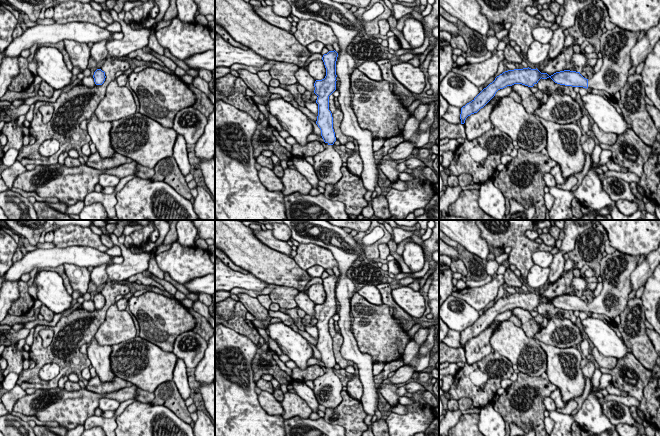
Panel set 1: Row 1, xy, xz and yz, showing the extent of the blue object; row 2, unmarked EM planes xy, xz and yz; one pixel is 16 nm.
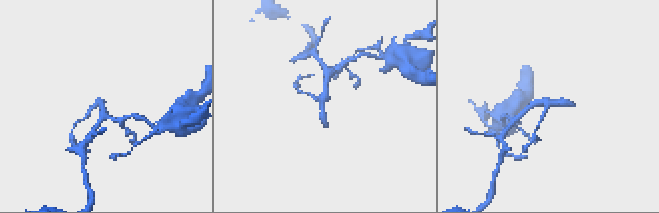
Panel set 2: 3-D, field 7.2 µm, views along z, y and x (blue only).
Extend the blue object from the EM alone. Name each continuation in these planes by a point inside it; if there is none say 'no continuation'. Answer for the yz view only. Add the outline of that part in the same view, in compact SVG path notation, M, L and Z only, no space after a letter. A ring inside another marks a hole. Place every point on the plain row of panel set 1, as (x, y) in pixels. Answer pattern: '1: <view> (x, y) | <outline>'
1: yz (615, 269) | M615 251L600 261L603 288L591 303L588 312L603 314L614 320L627 307L632 292L631 273L636 269L640 256Z

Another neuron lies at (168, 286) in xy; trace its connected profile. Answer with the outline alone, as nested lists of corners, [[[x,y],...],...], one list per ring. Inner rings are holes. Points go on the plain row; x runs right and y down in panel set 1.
[[[154,275],[152,276],[152,279],[156,281],[157,283],[161,284],[165,288],[165,290],[169,292],[171,295],[174,295],[177,292],[176,287],[173,286],[170,282],[163,279],[159,279],[158,277]]]

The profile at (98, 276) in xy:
[[[103,264],[97,267],[93,267],[90,279],[97,288],[109,280],[106,273],[107,266],[108,265]]]

